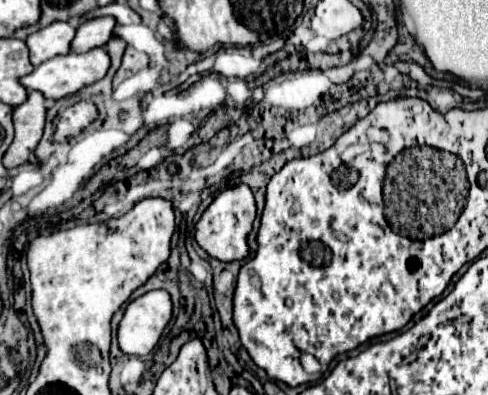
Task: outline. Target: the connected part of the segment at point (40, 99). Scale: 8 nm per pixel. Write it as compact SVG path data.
M30 91L28 99L12 111L16 135L4 155L6 169L14 169L14 167L30 161L30 155L34 153L36 145L40 143L44 119L46 119L44 95L40 91Z

